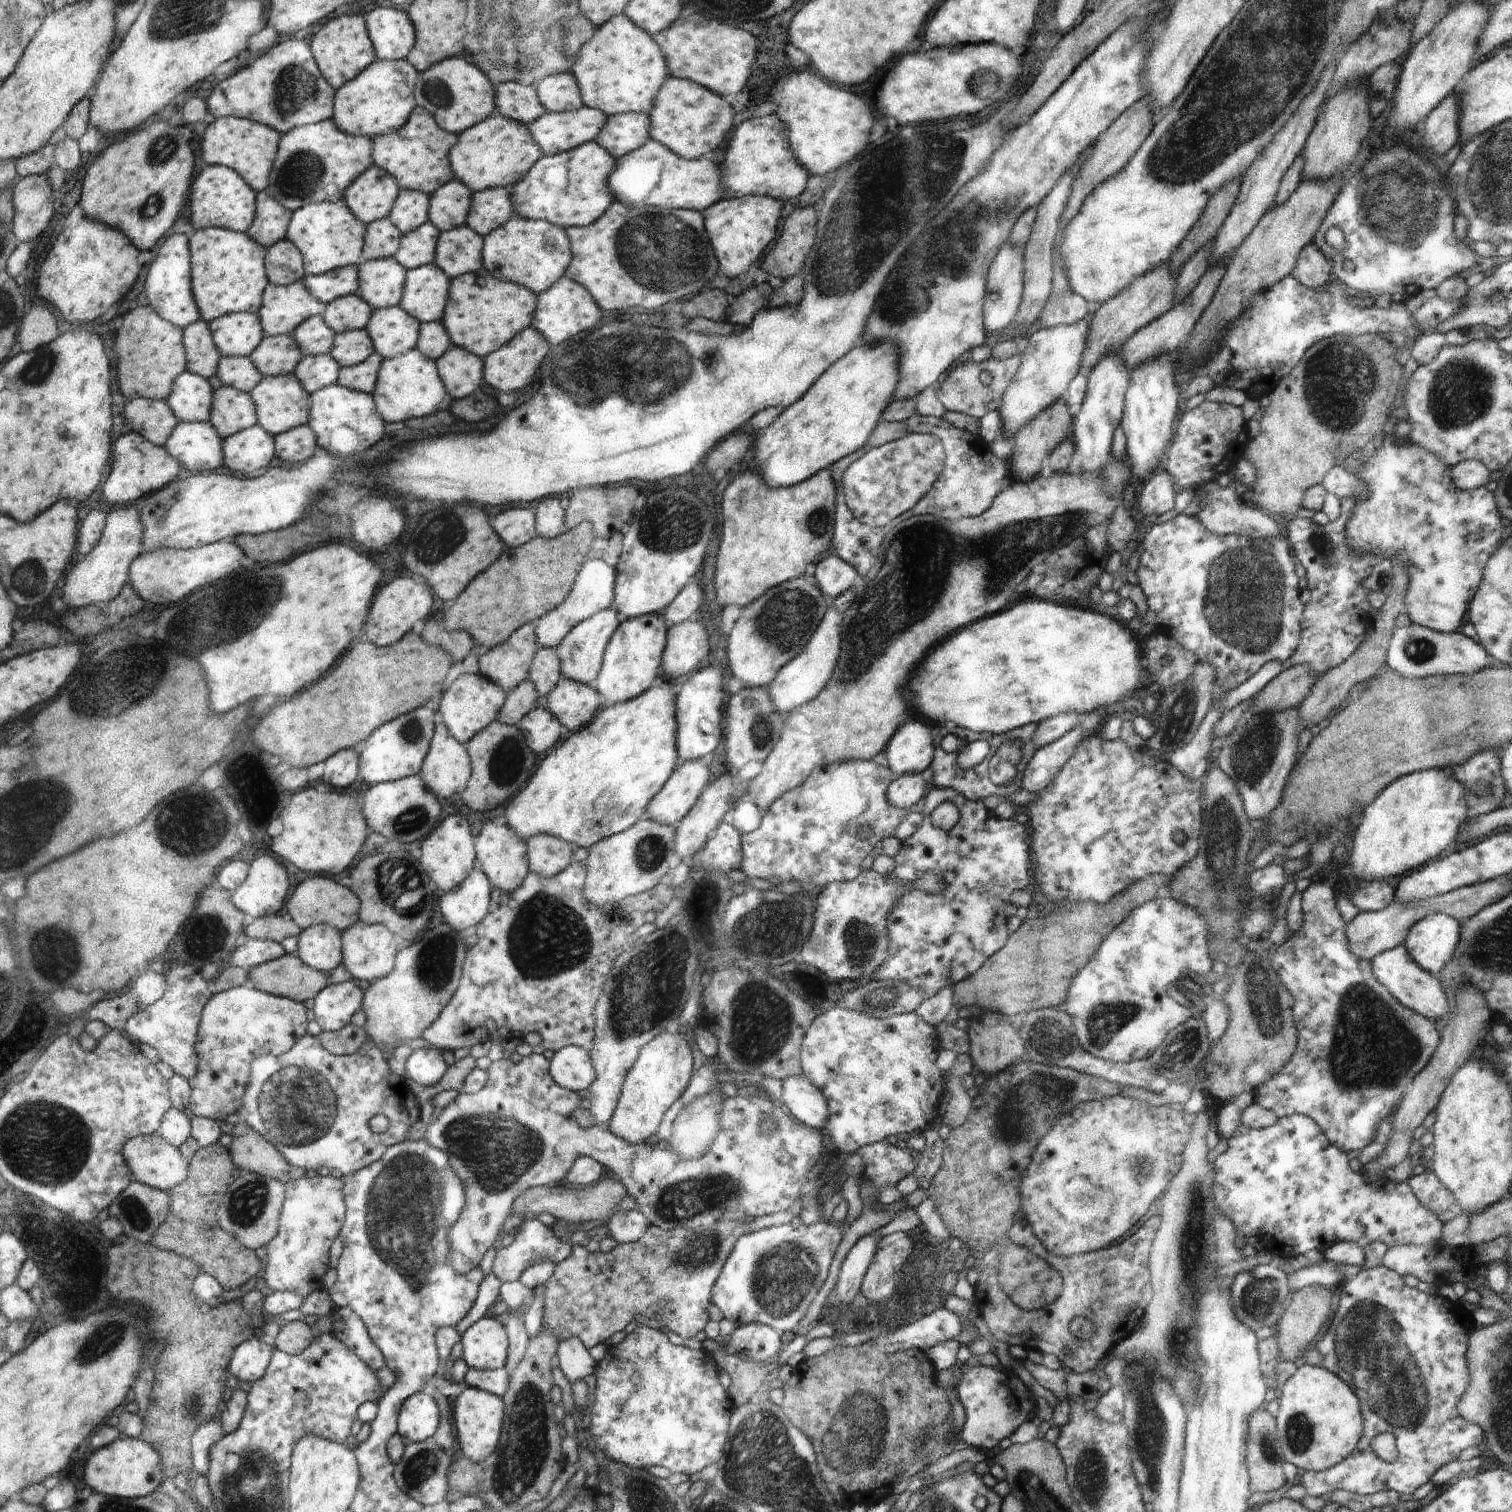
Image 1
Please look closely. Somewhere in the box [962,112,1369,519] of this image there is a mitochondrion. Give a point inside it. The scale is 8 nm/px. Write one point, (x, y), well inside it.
(1313, 314)

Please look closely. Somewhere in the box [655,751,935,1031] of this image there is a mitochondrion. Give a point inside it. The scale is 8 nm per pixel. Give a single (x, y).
(763, 943)

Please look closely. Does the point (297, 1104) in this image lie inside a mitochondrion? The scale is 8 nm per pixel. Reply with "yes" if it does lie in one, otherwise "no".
yes

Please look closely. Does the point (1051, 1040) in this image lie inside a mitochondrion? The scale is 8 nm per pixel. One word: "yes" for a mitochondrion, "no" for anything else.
yes

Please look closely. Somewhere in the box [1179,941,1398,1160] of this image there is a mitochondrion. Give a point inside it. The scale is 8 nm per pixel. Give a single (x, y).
(1263, 999)

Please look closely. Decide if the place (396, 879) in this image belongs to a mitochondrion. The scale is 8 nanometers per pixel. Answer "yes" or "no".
yes

